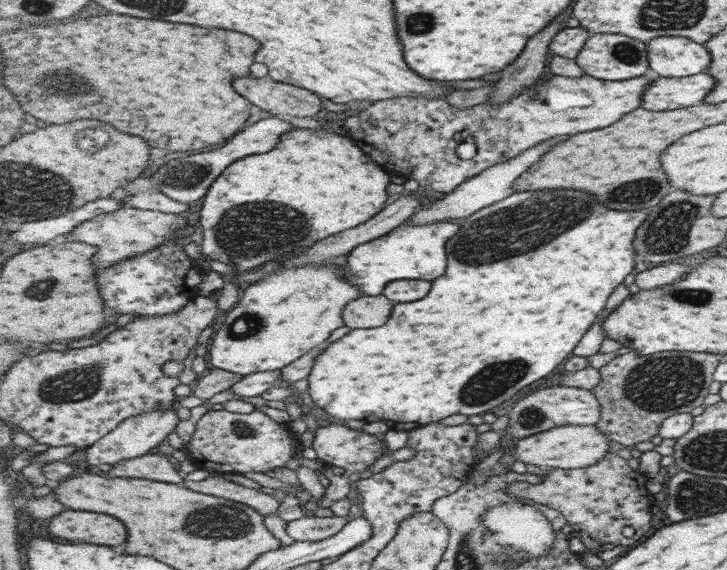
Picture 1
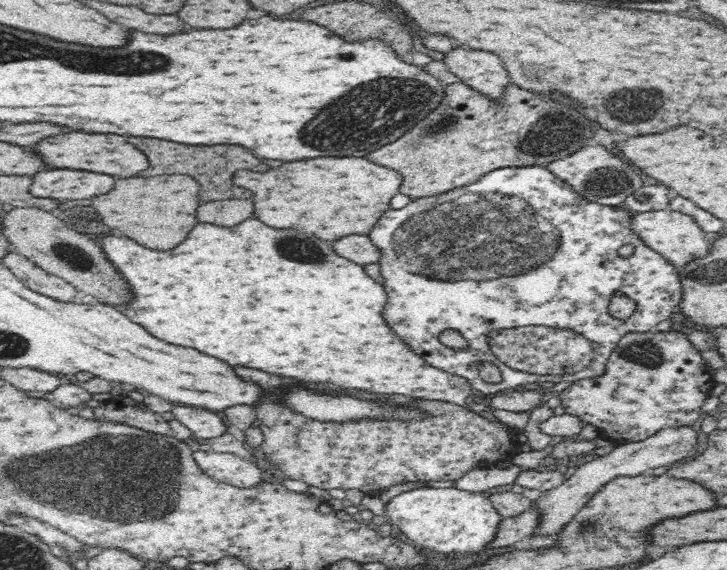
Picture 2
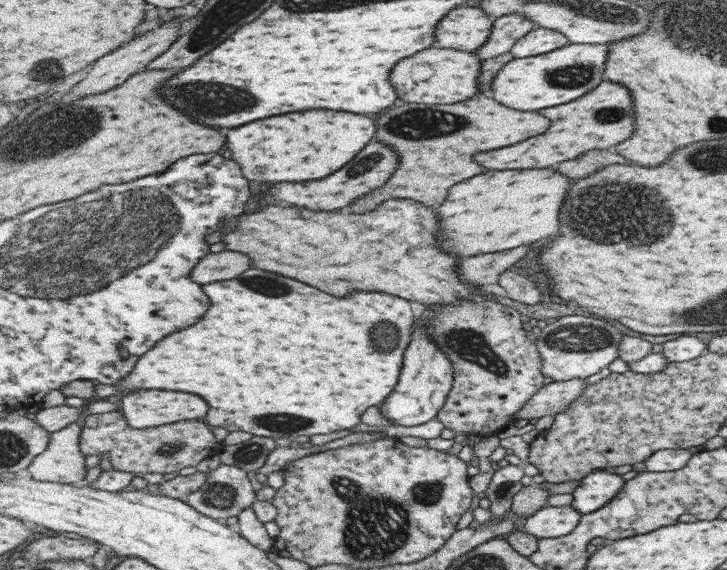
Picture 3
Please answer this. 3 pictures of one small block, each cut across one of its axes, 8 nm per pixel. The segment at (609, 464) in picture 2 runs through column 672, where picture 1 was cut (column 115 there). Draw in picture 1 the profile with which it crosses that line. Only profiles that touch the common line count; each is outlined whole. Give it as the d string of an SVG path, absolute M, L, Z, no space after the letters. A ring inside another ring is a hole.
M177 404L171 407L165 407L160 411L146 412L139 416L134 416L124 420L115 430L112 430L103 439L98 440L95 444L86 448L86 460L99 466L99 464L117 464L121 460L129 460L129 458L139 458L139 456L147 456L149 452L159 446L181 422L176 412Z

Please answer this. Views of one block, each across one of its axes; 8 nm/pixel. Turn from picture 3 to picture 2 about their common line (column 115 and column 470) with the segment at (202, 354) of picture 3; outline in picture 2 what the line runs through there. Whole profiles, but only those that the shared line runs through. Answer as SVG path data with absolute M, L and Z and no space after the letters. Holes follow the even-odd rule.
M250 218L232 228L198 222L188 238L172 250L150 250L124 236L104 236L102 250L130 284L134 296L128 306L118 306L118 310L168 344L196 348L230 366L256 368L302 382L330 382L378 394L450 400L460 406L472 394L468 380L432 368L386 328L382 320L382 304L386 304L382 286L362 266L336 256L316 236L298 230L276 230Z

